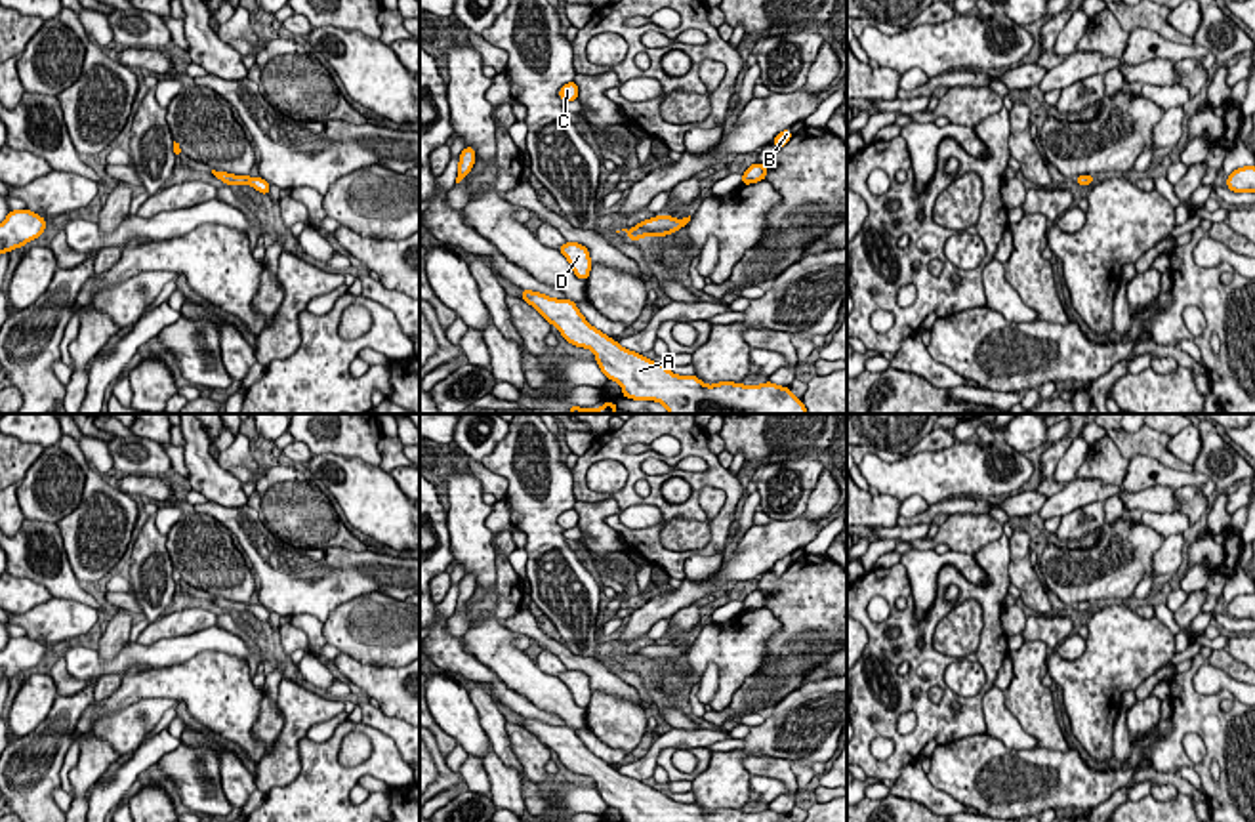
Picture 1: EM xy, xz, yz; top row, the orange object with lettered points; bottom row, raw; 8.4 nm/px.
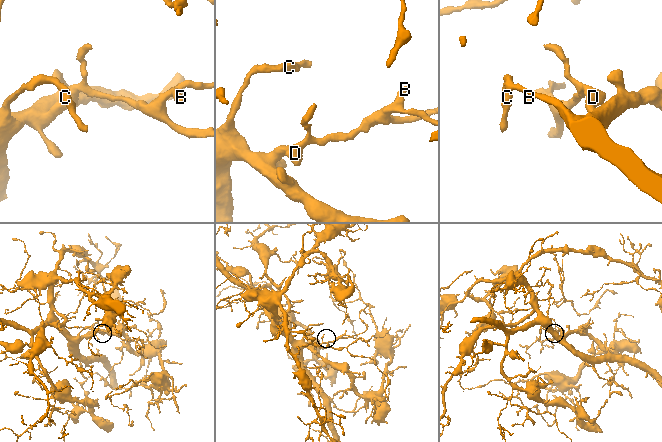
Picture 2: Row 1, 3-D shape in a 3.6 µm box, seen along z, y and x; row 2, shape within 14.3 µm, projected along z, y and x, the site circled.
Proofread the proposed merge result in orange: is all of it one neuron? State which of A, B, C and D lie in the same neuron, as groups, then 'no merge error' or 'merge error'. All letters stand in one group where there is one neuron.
groups A B C D; no merge error

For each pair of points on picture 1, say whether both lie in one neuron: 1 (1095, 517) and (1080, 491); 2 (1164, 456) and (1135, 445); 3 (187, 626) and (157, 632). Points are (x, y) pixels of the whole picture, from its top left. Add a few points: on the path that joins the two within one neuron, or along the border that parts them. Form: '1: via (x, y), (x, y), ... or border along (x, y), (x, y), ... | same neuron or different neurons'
1: border along (1103, 500), (1078, 506), (1061, 517) | different neurons
2: via (1156, 449), (1143, 445) | same neuron
3: via (180, 626), (164, 628) | same neuron

